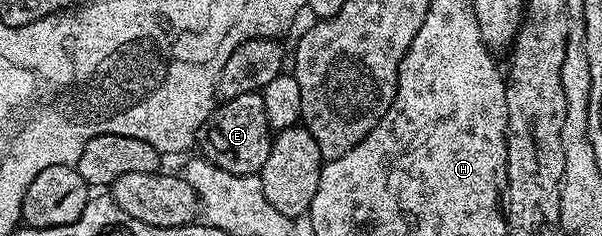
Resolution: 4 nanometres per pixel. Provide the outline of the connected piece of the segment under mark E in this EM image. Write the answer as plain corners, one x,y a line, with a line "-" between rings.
257,91
219,102
200,132
201,154
212,165
233,175
257,175
262,170
272,142
272,128
264,113
264,101

